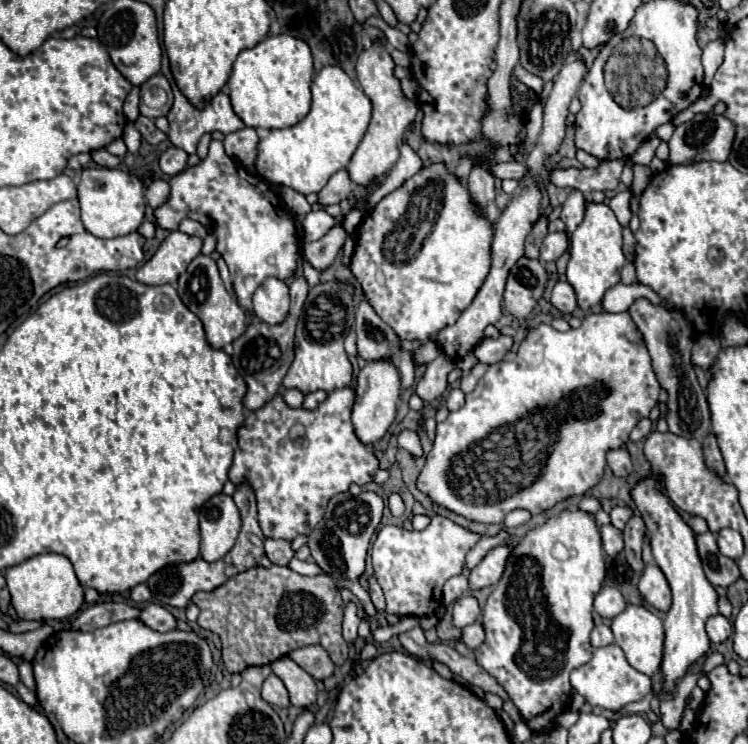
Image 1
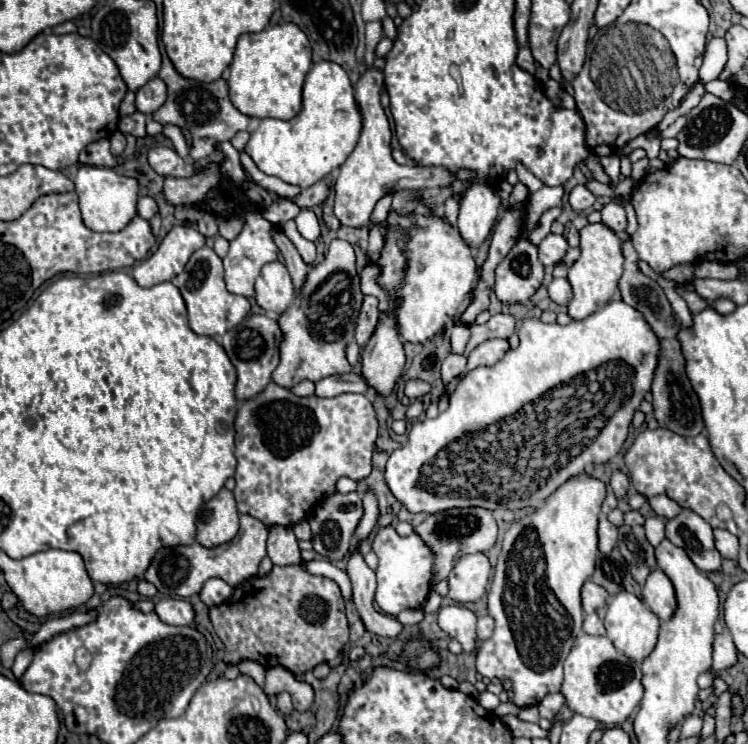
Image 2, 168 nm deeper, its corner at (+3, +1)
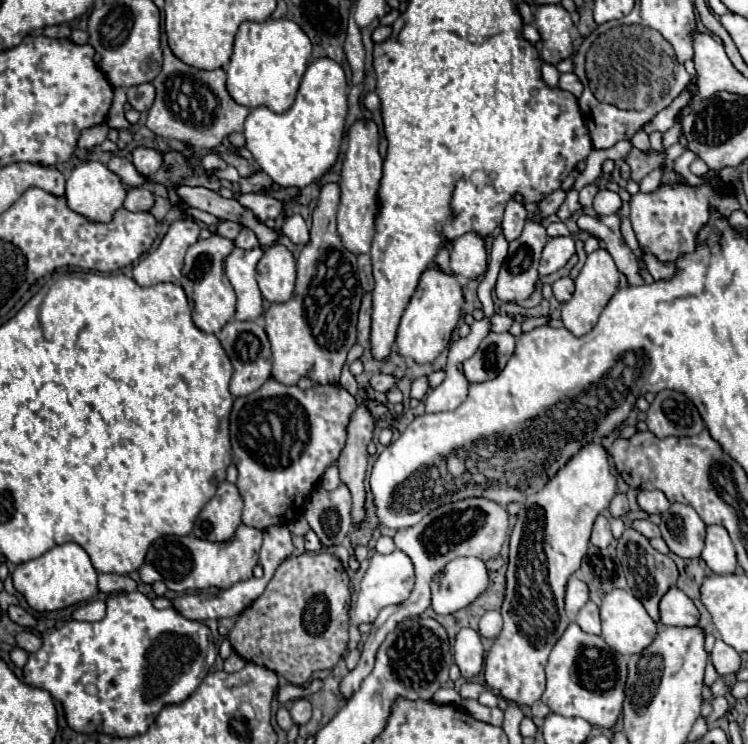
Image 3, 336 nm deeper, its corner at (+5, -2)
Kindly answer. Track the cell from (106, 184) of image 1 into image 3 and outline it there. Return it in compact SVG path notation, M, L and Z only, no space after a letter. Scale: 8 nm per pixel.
M87 160L87 162L81 162L79 166L75 166L71 170L71 176L65 186L67 206L71 210L87 216L89 220L103 220L103 222L111 220L115 210L119 210L123 206L125 194L127 194L127 188L119 180L119 176L115 172L111 172L105 164L95 162L95 160Z

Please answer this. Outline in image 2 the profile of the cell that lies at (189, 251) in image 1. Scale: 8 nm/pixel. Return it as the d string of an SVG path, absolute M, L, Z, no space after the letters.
M177 225L165 235L159 249L151 257L135 265L133 279L141 287L153 287L157 283L171 281L183 271L193 251L201 249L203 245L205 237L197 229L189 227L187 231L183 225Z

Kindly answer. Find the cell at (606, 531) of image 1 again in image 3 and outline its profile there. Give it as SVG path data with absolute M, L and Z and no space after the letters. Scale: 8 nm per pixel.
M599 516L593 524L593 534L591 534L591 544L597 548L607 548L611 544L613 536L609 530L609 520L605 516Z

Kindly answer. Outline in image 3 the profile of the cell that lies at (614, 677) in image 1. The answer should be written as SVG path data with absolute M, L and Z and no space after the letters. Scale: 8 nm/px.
M571 622L555 642L547 666L547 686L541 702L561 716L579 716L599 728L615 726L623 708L623 684L627 680L625 656L615 652L601 636L587 634Z

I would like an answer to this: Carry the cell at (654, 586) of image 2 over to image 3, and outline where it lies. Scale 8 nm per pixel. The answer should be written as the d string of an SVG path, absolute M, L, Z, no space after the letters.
M671 588L671 592L667 592L667 596L663 596L663 604L659 608L661 608L661 624L665 624L665 626L691 628L691 626L699 624L697 606L679 588Z

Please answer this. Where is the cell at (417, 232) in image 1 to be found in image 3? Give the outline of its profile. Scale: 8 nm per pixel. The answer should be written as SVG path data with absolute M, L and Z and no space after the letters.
M431 266L421 276L419 288L415 290L415 296L411 298L411 302L407 304L401 316L397 338L395 338L395 346L399 348L399 354L417 364L433 362L449 346L453 328L457 326L457 320L461 316L461 306L463 306L463 290L455 280L455 276L441 272L437 266Z

